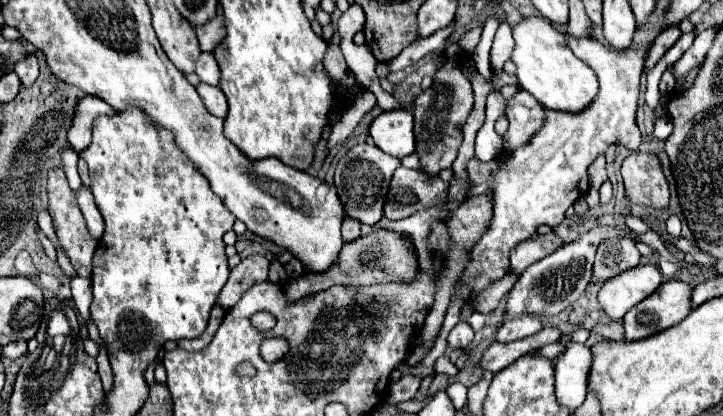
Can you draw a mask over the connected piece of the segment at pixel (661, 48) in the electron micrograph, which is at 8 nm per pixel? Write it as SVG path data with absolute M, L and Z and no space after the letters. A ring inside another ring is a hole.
M669 26L669 28L665 28L665 30L657 36L657 40L653 42L653 46L651 46L651 50L649 50L647 70L651 70L651 68L661 60L661 56L679 40L679 36L681 36L679 26Z

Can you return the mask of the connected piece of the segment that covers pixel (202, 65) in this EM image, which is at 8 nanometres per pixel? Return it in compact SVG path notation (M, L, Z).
M209 52L209 54L201 54L199 60L197 60L197 76L205 82L205 84L211 84L211 86L217 86L219 84L219 78L221 78L221 70L219 70L219 64L215 60L215 56Z

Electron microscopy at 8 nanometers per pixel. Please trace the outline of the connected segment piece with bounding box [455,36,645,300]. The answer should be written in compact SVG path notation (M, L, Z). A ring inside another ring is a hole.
M567 36L567 40L569 40L569 48L573 50L573 54L595 70L599 84L601 84L599 96L595 98L595 104L591 104L591 108L587 108L587 112L567 114L567 112L547 110L547 120L545 120L543 128L531 138L531 142L527 146L509 154L509 166L499 164L497 160L487 162L487 164L477 162L475 158L469 160L467 170L469 170L469 182L471 184L481 184L481 182L493 178L493 184L489 188L489 194L493 198L493 220L491 220L491 228L487 230L487 234L483 234L483 240L479 240L479 244L475 244L469 262L467 262L461 278L457 280L455 294L461 296L463 300L469 300L471 294L477 294L479 290L483 290L491 282L501 280L509 272L511 250L517 244L521 244L523 240L527 240L531 234L535 234L537 226L547 224L547 226L555 228L557 224L561 224L565 220L565 210L577 198L581 198L585 194L585 190L589 190L587 168L591 166L591 162L599 154L605 154L611 144L623 144L629 150L639 150L639 146L643 142L641 132L635 124L635 114L637 114L639 78L643 74L643 52L645 52L645 48L643 46L641 48L631 46L627 50L613 50L613 48L603 46L595 38L571 38L571 36Z

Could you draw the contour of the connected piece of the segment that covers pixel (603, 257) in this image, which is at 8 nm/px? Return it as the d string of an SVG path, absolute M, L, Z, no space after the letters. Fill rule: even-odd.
M623 236L623 238L607 238L599 244L597 256L595 256L595 266L593 266L593 276L599 282L605 282L619 272L629 270L631 266L639 264L639 250L635 246L635 240Z

